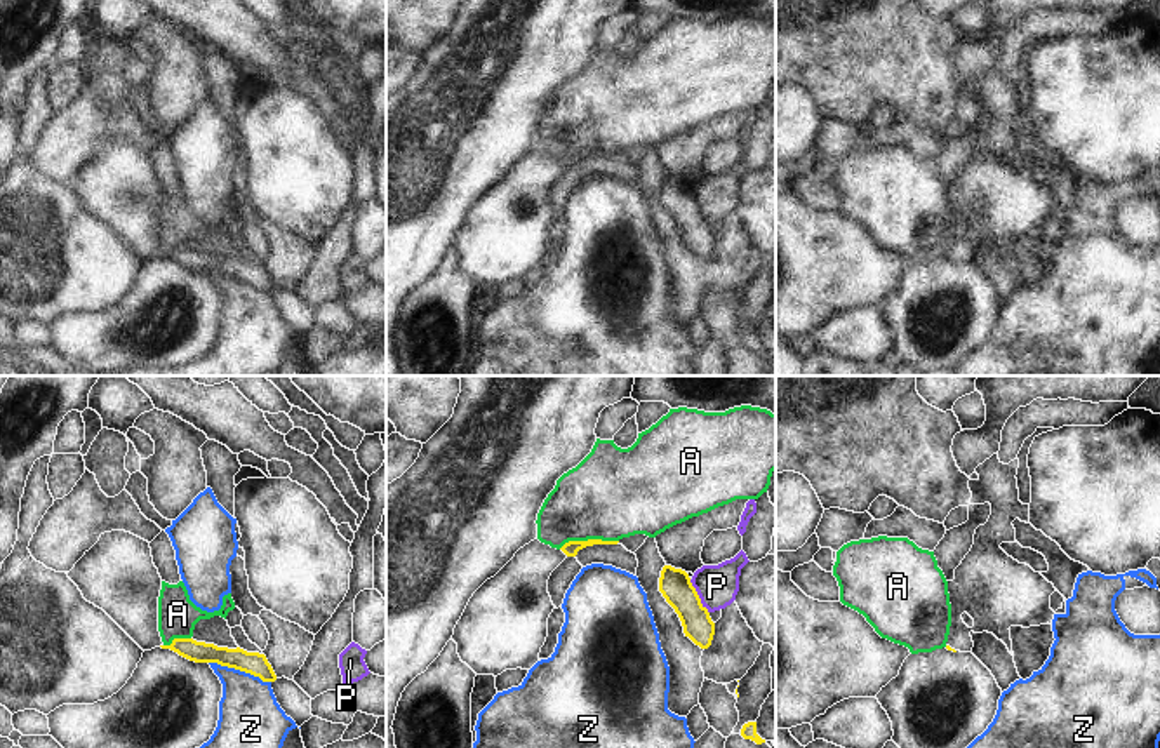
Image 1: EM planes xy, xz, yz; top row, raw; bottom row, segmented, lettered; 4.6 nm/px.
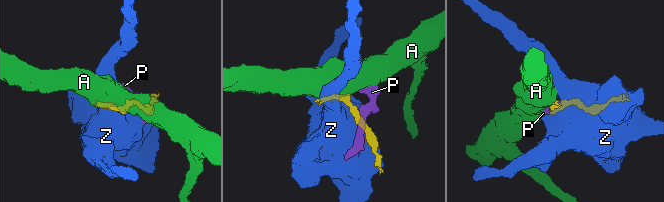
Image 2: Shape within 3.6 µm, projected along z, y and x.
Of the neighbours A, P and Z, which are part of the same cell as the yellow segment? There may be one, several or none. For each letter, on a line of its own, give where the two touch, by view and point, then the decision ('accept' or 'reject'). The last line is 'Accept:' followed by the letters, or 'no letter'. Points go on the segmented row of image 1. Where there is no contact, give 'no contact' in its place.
A: meets yellow in xz at (588, 540); reject
P: meets yellow in xz at (698, 597); reject
Z: meets yellow in xy at (240, 670); reject
Accept: no letter

